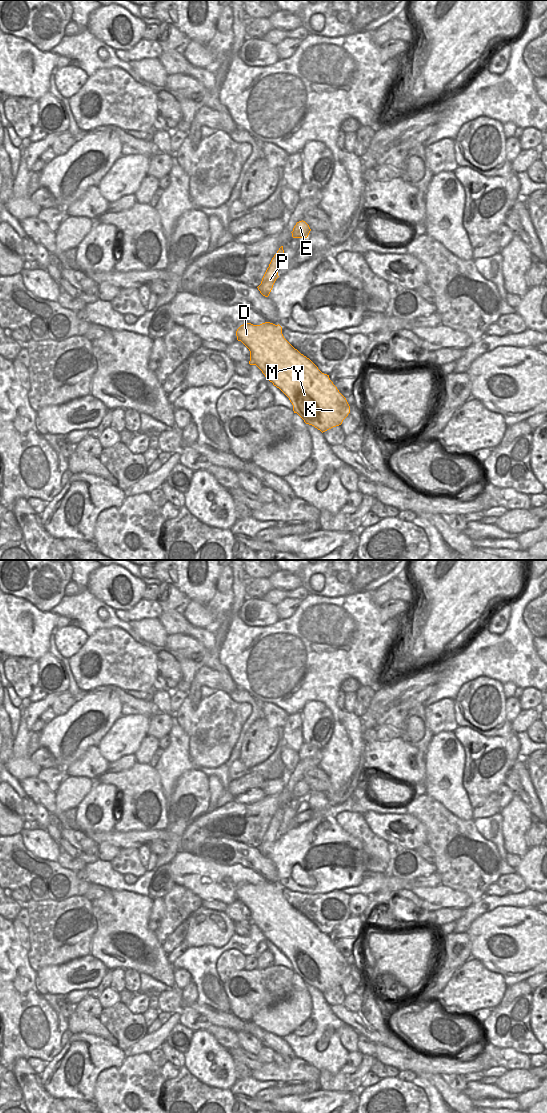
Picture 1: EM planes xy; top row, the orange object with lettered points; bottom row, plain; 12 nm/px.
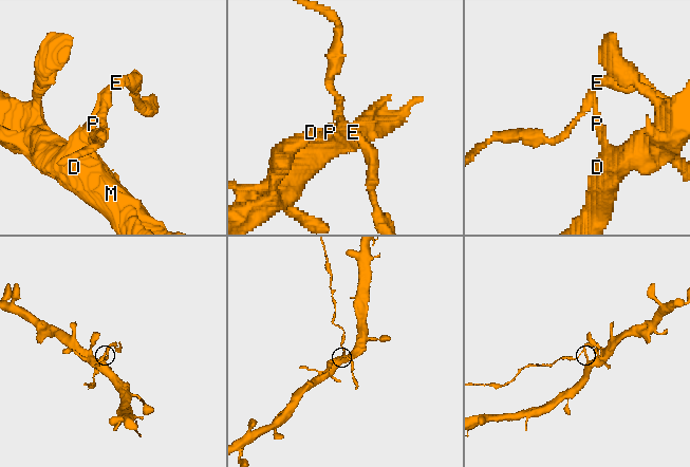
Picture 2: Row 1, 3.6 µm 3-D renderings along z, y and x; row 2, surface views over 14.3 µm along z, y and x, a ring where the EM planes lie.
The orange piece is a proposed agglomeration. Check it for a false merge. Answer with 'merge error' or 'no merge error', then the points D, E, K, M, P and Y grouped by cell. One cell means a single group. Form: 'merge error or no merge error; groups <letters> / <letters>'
merge error; groups D K M P Y / E

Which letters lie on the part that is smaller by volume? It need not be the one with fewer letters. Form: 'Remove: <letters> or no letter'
Remove: E

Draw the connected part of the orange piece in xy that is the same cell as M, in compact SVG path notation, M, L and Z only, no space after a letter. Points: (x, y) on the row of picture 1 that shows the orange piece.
M270 322L260 325L245 323L236 331L237 340L250 351L250 365L256 365L265 377L279 388L293 405L306 424L312 425L322 433L342 424L350 413L346 398L330 380L306 356L295 349L283 336L282 327Z

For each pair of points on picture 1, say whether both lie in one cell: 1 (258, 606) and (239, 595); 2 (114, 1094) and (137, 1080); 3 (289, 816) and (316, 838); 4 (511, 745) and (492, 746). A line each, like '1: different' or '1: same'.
1: different
2: same
3: different
4: same

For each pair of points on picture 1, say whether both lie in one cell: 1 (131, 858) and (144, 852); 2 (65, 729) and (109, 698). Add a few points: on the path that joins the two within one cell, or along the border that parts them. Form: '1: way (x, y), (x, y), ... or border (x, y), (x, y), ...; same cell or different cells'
1: border (137, 849), (139, 860), (145, 867); different cells
2: way (75, 718), (89, 709), (98, 709); same cell

